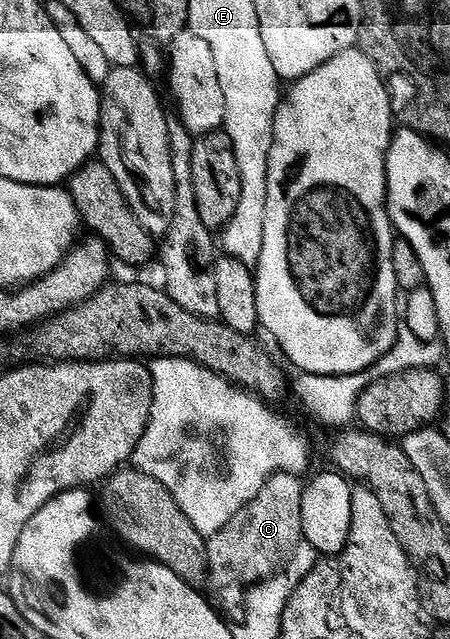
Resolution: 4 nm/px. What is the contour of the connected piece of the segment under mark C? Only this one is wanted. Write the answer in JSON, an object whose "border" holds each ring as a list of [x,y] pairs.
{"border":[[[275,473],[263,487],[263,491],[259,491],[259,495],[255,499],[251,499],[251,503],[247,503],[247,507],[243,507],[243,511],[239,511],[239,515],[235,515],[235,519],[231,519],[231,523],[227,523],[227,527],[223,527],[223,531],[219,531],[214,537],[208,538],[207,541],[207,559],[209,560],[209,580],[207,582],[207,593],[211,598],[212,604],[216,606],[222,614],[234,615],[240,614],[245,607],[245,595],[253,586],[258,585],[260,581],[265,581],[269,577],[274,577],[277,573],[285,568],[285,564],[291,559],[291,555],[301,545],[303,536],[301,524],[303,523],[303,497],[305,485],[302,478],[296,473]]]}

